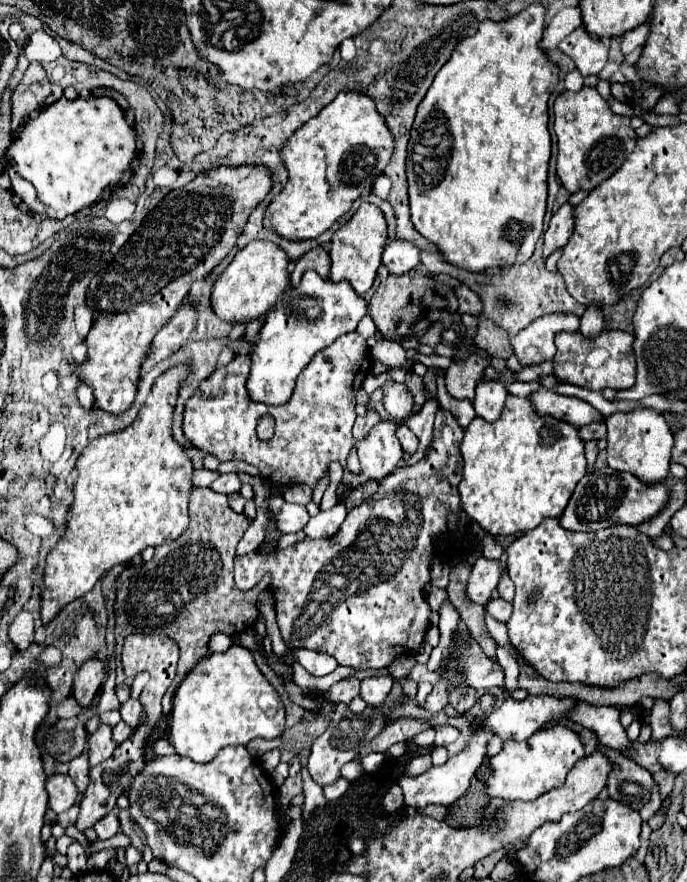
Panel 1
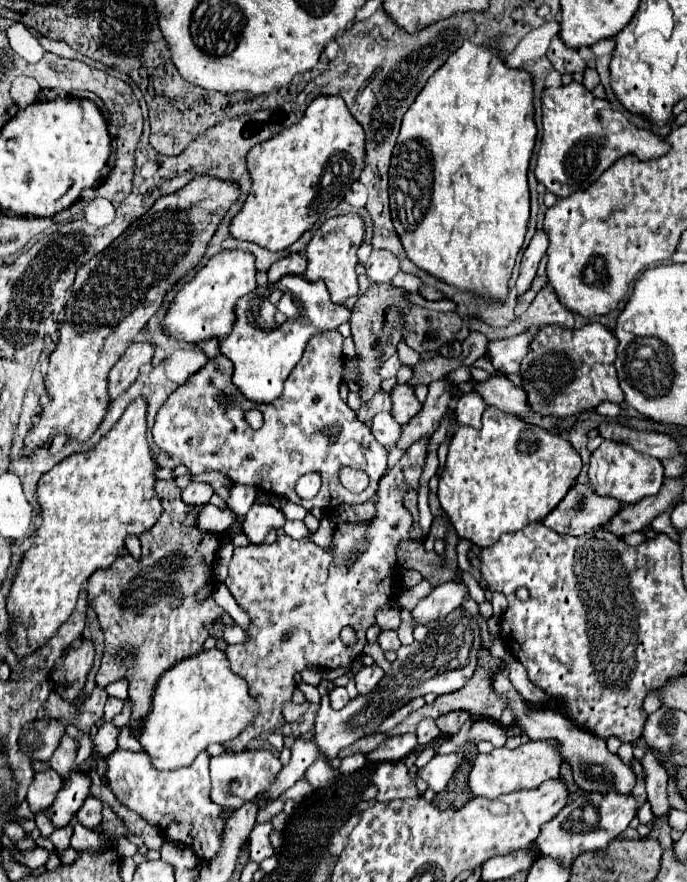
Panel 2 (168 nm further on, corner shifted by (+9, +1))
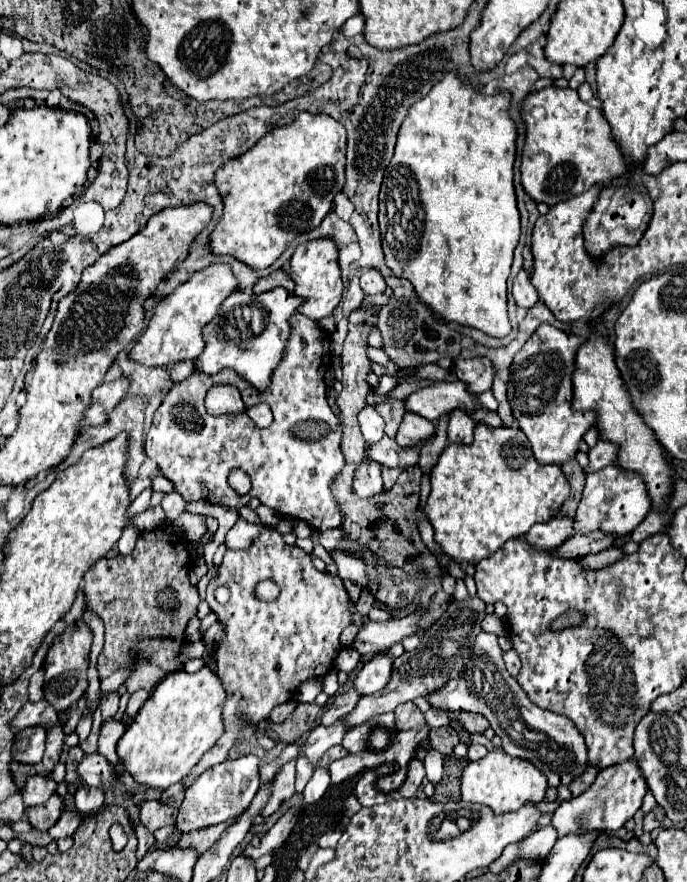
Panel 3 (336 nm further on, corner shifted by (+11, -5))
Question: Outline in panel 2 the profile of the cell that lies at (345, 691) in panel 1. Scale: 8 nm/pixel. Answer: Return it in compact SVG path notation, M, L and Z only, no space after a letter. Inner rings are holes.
M335 686L329 692L329 700L331 700L331 708L339 710L339 708L343 708L349 702L349 694L347 694L347 690L343 686Z

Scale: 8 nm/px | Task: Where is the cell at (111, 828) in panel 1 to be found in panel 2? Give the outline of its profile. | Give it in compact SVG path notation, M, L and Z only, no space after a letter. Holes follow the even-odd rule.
M87 796L83 806L77 810L75 818L89 830L97 830L99 824L101 824L101 808L103 808L103 802L97 800L95 796Z

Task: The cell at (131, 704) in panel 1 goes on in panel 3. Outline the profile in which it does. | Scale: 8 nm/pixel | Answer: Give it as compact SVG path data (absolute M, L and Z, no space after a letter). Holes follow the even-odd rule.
M111 692L111 694L107 694L107 696L101 700L101 714L103 714L103 720L113 718L117 710L119 710L119 694L117 694L117 692Z

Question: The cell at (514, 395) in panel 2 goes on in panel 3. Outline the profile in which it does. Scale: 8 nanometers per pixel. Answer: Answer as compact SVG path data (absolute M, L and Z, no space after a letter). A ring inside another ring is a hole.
M435 382L429 388L417 390L405 398L405 406L409 412L415 412L431 422L439 420L443 414L461 408L469 414L483 410L477 394L473 394L465 382Z

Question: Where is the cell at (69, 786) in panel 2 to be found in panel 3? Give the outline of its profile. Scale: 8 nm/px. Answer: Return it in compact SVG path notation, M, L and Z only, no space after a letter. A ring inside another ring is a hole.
M53 794L43 806L27 808L27 814L29 814L29 822L33 828L47 832L63 814L63 798L59 794Z

